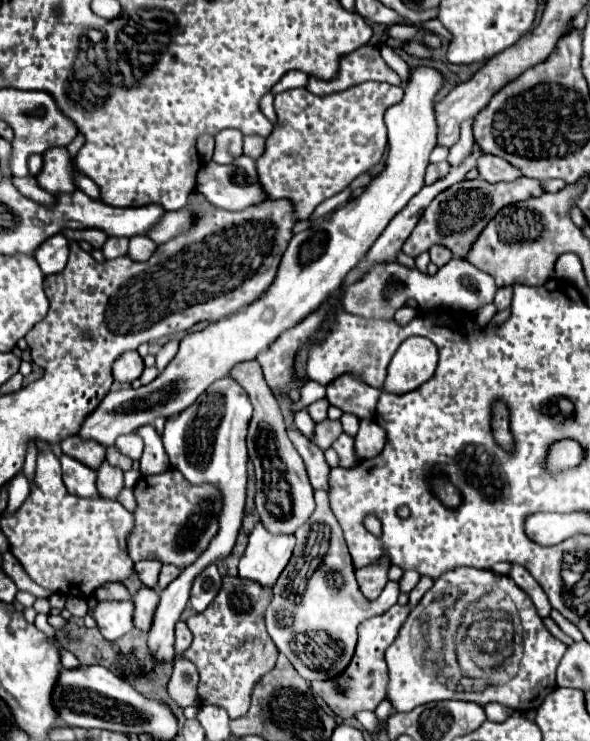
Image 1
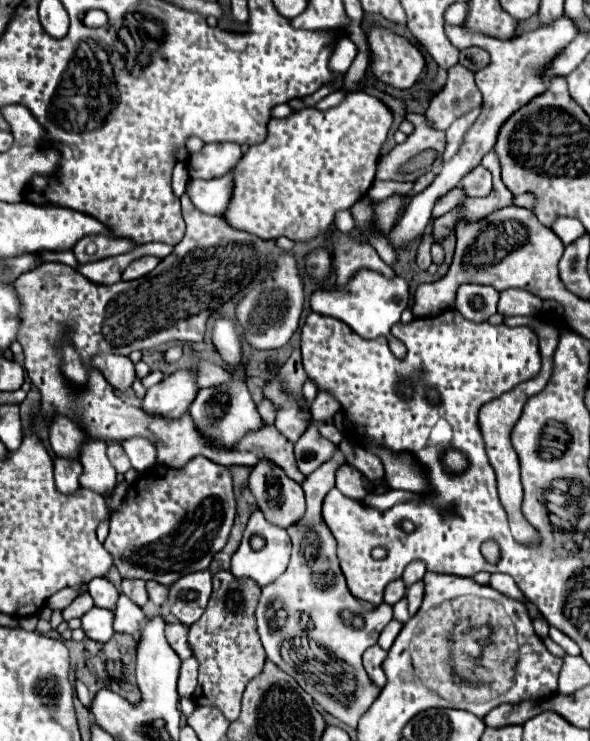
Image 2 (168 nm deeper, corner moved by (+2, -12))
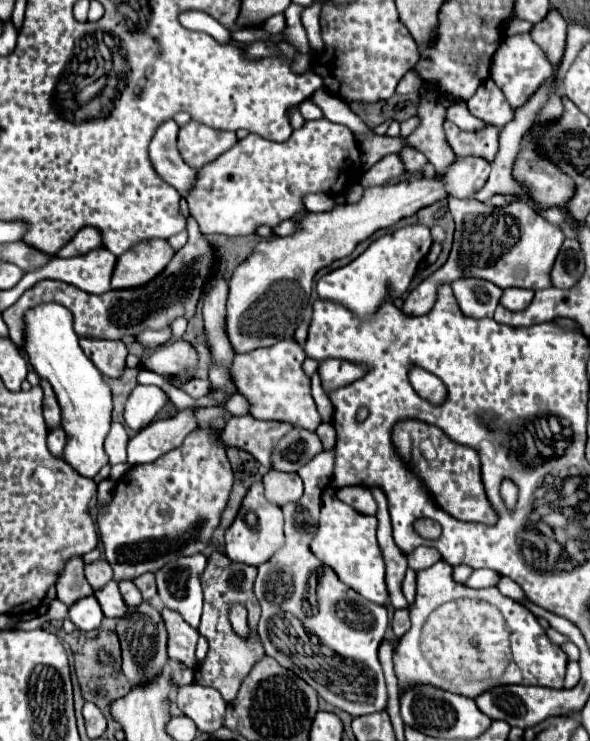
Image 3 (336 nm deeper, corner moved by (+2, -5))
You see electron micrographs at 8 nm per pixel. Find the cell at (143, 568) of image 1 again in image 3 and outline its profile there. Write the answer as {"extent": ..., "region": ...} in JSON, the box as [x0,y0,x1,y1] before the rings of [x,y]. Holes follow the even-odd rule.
{"extent":[119,579,143,607],"region":[[[127,579],[119,581],[119,589],[121,589],[123,599],[127,601],[129,607],[137,607],[137,605],[143,603],[143,597],[141,597],[141,593],[139,593],[139,589],[137,589],[137,585],[133,581],[127,581]]]}

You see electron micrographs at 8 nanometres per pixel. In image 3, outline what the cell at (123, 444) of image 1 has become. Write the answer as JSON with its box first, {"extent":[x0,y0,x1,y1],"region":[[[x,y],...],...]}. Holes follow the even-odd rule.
{"extent":[129,411,197,465],"region":[[[179,411],[175,417],[165,421],[155,421],[147,429],[139,431],[135,437],[129,439],[129,465],[141,465],[155,461],[163,453],[179,447],[183,439],[197,429],[195,417],[191,417],[191,411]]]}

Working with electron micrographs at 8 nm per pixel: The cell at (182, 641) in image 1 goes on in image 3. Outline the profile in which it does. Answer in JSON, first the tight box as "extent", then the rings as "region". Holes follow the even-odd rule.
{"extent":[161,609,199,669],"region":[[[163,609],[161,617],[165,621],[167,633],[169,633],[169,643],[167,643],[167,653],[171,659],[183,661],[189,669],[195,667],[195,647],[199,641],[197,629],[187,625],[183,617],[171,609]]]}

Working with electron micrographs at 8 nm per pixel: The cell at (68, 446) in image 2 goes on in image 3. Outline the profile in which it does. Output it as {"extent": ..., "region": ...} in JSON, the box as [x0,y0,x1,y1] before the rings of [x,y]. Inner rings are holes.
{"extent":[41,379,61,429],"region":[[[41,379],[41,387],[45,391],[45,397],[43,397],[43,415],[45,415],[45,423],[49,429],[55,429],[55,427],[61,427],[61,407],[57,403],[57,397],[49,385],[49,381]]]}

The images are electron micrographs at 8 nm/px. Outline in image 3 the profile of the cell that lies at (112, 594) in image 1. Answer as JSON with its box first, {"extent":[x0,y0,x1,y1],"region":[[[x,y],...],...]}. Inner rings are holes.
{"extent":[85,559,113,591],"region":[[[99,559],[91,565],[85,565],[85,577],[87,577],[89,585],[97,591],[97,589],[103,589],[113,579],[113,569],[107,561]]]}

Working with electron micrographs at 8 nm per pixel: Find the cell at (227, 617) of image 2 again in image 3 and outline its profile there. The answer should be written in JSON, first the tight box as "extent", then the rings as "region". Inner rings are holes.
{"extent":[199,551,265,703],"region":[[[215,551],[209,557],[207,569],[203,573],[203,615],[201,615],[201,623],[199,623],[199,635],[207,639],[209,643],[209,651],[205,661],[199,665],[199,677],[203,685],[217,689],[223,699],[227,703],[231,703],[235,699],[235,695],[239,693],[239,687],[243,683],[243,679],[247,677],[247,673],[251,671],[251,667],[265,655],[265,649],[261,645],[259,633],[257,633],[257,625],[259,625],[259,601],[255,601],[253,595],[253,581],[257,577],[257,567],[251,565],[243,565],[243,563],[235,563],[231,561],[227,555]],[[241,603],[247,609],[247,623],[249,623],[249,635],[247,637],[239,637],[233,631],[233,625],[229,621],[229,609],[231,605]]]}

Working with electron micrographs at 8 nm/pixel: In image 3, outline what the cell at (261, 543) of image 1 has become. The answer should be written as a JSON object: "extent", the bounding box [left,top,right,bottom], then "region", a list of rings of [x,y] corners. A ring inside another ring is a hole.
{"extent":[225,483,285,567],"region":[[[255,483],[247,497],[243,499],[243,505],[239,509],[237,519],[233,521],[231,529],[225,535],[225,555],[231,557],[231,561],[239,561],[245,565],[253,565],[259,567],[261,563],[267,563],[281,547],[285,545],[285,533],[283,533],[283,513],[277,505],[271,505],[265,497],[263,497],[263,485]],[[253,513],[257,517],[257,527],[251,527],[247,523],[247,515]]]}

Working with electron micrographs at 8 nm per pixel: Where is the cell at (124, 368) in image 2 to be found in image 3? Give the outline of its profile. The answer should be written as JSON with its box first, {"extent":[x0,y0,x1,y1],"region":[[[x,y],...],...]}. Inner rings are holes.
{"extent":[81,339,127,377],"region":[[[81,339],[85,355],[105,377],[121,377],[127,369],[127,347],[123,341],[87,341]]]}

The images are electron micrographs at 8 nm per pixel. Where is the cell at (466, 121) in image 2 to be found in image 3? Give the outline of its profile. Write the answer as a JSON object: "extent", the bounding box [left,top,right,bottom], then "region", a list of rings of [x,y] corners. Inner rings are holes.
{"extent":[467,79,513,127],"region":[[[487,79],[481,85],[481,91],[467,101],[467,107],[472,115],[497,127],[503,127],[513,119],[513,107],[507,105],[501,89],[491,79]]]}

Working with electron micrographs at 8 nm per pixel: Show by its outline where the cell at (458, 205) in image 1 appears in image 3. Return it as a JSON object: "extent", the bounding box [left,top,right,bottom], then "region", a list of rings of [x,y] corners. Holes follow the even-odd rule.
{"extent":[445,121,499,161],"region":[[[445,121],[445,133],[457,157],[477,155],[487,161],[493,161],[497,155],[499,127],[495,125],[489,125],[485,131],[479,131],[479,133],[463,133],[451,121]]]}

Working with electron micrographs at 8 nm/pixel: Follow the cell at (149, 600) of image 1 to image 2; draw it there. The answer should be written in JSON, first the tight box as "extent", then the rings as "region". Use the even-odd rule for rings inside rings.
{"extent":[113,596,145,634],"region":[[[119,596],[117,606],[113,610],[115,616],[115,632],[125,632],[125,634],[137,634],[141,630],[141,624],[145,622],[145,614],[137,604],[131,604],[127,596]]]}

